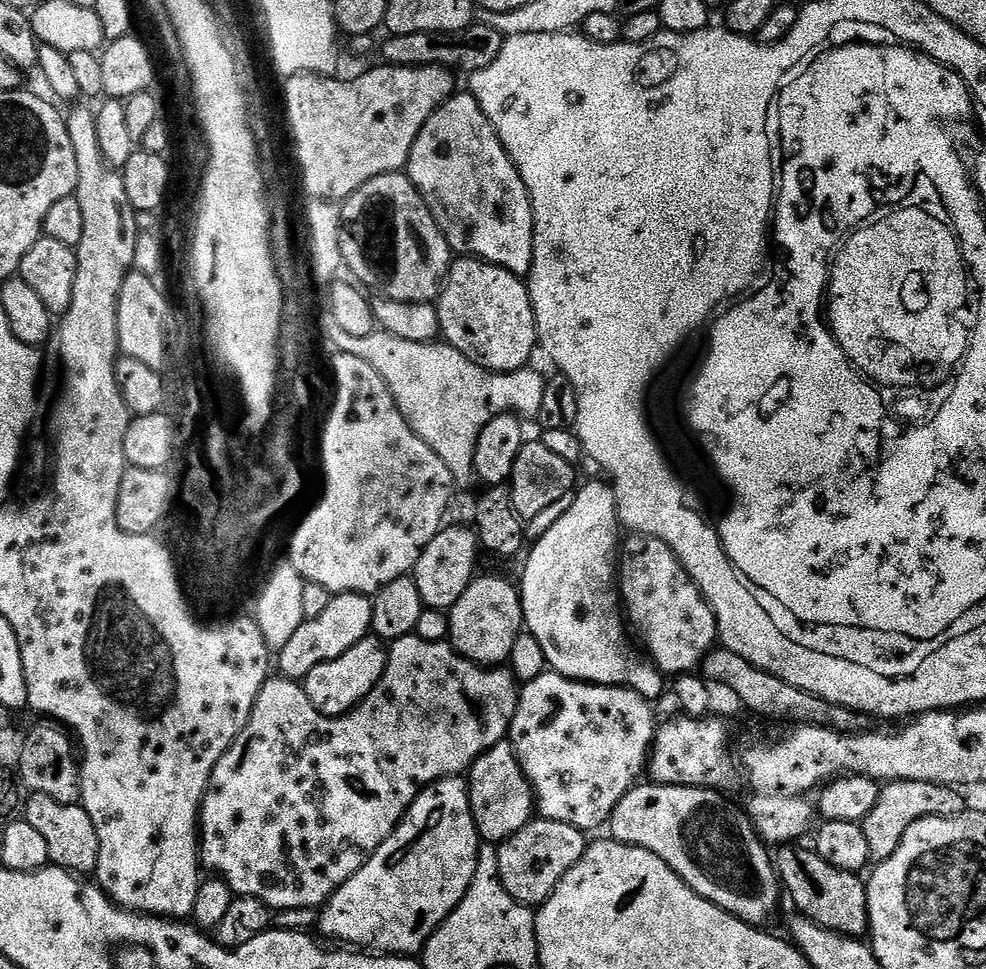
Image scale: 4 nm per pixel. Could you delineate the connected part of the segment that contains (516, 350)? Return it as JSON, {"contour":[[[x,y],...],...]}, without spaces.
{"contour":[[[475,258],[453,259],[452,267],[448,269],[448,279],[440,289],[436,309],[440,319],[440,336],[450,347],[466,354],[466,358],[487,372],[516,372],[520,368],[529,367],[531,360],[528,359],[532,351],[538,348],[536,319],[527,283],[510,270]]]}

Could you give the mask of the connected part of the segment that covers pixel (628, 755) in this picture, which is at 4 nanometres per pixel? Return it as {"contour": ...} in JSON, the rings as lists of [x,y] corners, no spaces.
{"contour":[[[551,670],[542,673],[538,678],[527,681],[519,689],[516,701],[516,713],[512,725],[508,728],[507,739],[512,745],[514,754],[526,774],[532,787],[532,795],[536,797],[536,812],[545,820],[566,822],[566,826],[574,826],[578,831],[588,834],[591,828],[600,828],[612,819],[612,811],[622,802],[622,798],[645,775],[648,758],[652,751],[652,741],[656,738],[658,719],[652,713],[653,705],[629,688],[615,688],[613,684],[586,684],[583,680],[571,680]]]}

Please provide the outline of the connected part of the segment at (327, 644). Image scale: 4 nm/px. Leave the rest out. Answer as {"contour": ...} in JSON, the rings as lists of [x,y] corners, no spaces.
{"contour":[[[341,592],[333,595],[330,606],[318,614],[318,618],[305,620],[302,626],[298,626],[294,638],[282,646],[278,654],[280,660],[279,675],[287,676],[289,680],[303,681],[314,666],[318,666],[327,660],[338,658],[350,650],[358,641],[372,632],[372,600],[363,592]]]}

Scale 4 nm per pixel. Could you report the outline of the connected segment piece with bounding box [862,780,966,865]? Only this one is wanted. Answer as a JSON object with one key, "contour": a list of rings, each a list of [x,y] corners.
{"contour":[[[893,780],[885,783],[878,794],[878,802],[874,810],[866,814],[862,827],[866,834],[866,842],[870,846],[870,861],[873,865],[882,863],[902,842],[902,834],[927,816],[956,816],[965,811],[963,791],[947,784],[934,782],[910,782],[909,780]]]}

